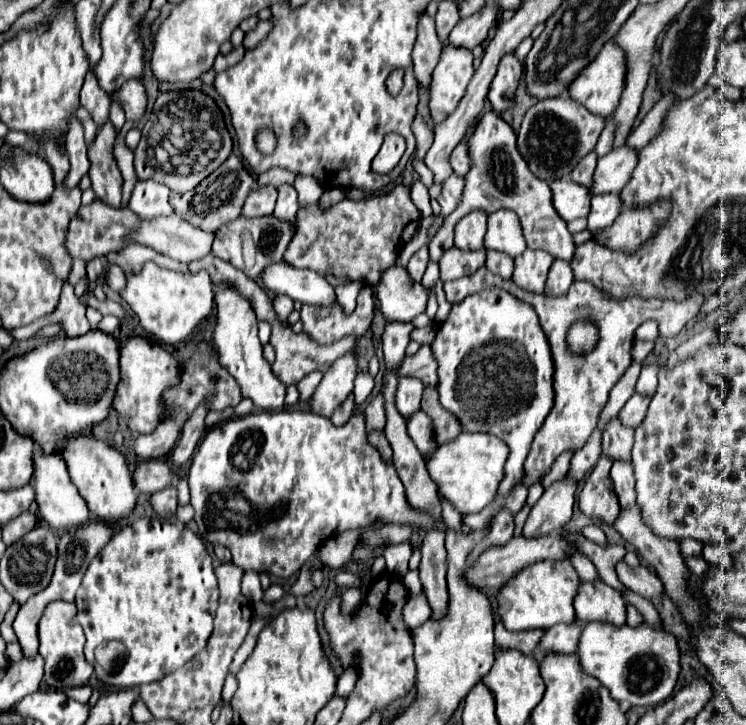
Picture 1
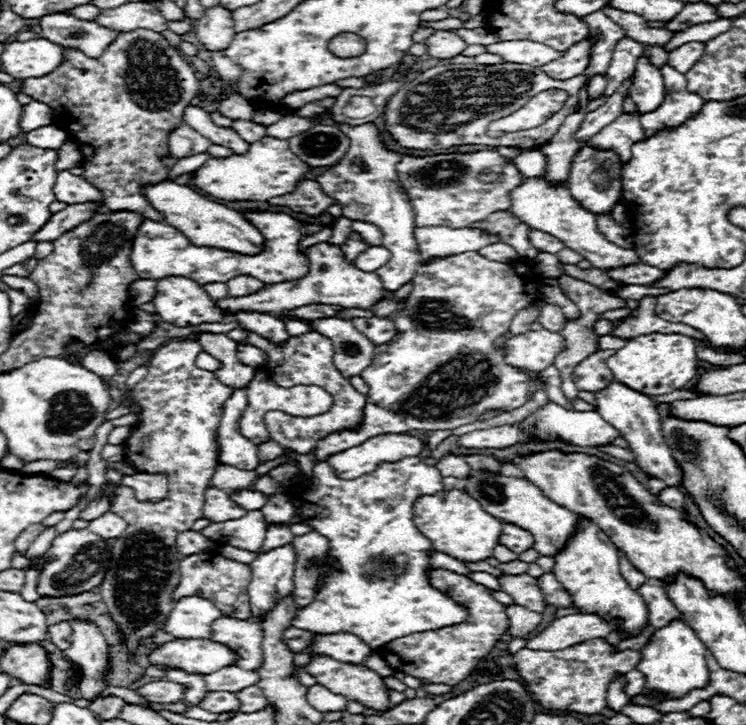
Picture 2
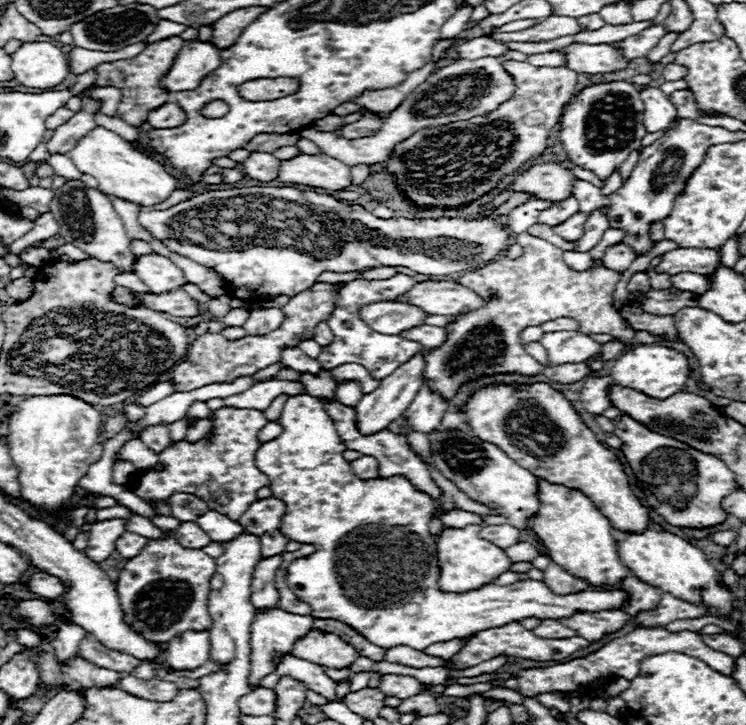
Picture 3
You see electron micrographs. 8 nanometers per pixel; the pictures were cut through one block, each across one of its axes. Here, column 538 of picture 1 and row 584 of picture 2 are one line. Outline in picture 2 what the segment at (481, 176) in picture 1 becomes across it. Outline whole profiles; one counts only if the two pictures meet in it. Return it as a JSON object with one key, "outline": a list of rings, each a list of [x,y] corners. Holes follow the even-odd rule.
{"outline":[[[194,554],[194,556],[186,556],[180,560],[180,574],[182,580],[176,586],[172,600],[180,600],[182,596],[200,596],[200,598],[208,598],[212,602],[216,602],[216,606],[220,608],[220,612],[224,616],[232,616],[232,618],[252,618],[252,610],[250,610],[250,596],[248,596],[248,586],[252,580],[252,572],[248,564],[224,558],[224,556],[210,556],[210,554]]]}

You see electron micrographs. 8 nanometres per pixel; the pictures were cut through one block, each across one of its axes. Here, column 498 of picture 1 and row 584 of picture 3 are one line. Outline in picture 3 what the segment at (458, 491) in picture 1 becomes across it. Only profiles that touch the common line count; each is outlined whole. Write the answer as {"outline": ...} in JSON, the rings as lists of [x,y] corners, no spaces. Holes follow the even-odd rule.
{"outline":[[[476,524],[476,526],[464,526],[462,530],[450,530],[444,528],[438,536],[436,536],[436,552],[438,552],[438,566],[440,566],[440,580],[438,586],[444,592],[464,592],[464,590],[474,590],[480,588],[484,584],[494,582],[494,578],[498,578],[502,572],[508,572],[512,562],[506,556],[506,552],[502,548],[498,548],[496,544],[480,538],[480,526],[484,524]]]}

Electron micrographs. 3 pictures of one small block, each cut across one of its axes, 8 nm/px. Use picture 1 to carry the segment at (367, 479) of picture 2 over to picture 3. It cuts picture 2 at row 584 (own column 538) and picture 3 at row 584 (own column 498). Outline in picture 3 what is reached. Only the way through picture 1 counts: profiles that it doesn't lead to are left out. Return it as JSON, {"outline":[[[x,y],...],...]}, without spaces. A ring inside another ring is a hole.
{"outline":[[[312,396],[288,398],[278,422],[284,426],[284,432],[260,446],[256,452],[256,466],[268,474],[272,496],[286,504],[280,524],[282,534],[289,540],[313,544],[317,548],[314,554],[294,560],[286,574],[286,582],[294,594],[310,604],[312,618],[346,622],[366,640],[384,650],[392,646],[412,646],[414,650],[424,650],[436,642],[464,638],[480,628],[519,622],[522,618],[562,618],[582,610],[612,610],[622,604],[622,590],[584,590],[578,594],[558,596],[540,580],[518,580],[504,588],[488,584],[480,590],[460,594],[440,592],[440,568],[434,564],[436,542],[428,530],[428,522],[434,512],[432,496],[416,490],[404,476],[360,480],[352,474],[350,462],[342,458],[346,446],[340,440],[332,418]]]}

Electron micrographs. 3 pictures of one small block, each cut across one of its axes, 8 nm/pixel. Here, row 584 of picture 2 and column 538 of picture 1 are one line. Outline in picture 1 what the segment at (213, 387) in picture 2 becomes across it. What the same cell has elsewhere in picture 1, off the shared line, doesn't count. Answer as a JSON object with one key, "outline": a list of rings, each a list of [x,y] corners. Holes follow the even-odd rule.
{"outline":[[[568,94],[554,96],[548,100],[538,100],[522,120],[518,132],[518,152],[528,162],[530,170],[546,182],[556,178],[566,178],[576,164],[594,150],[598,136],[604,128],[604,118],[588,112],[582,104],[570,100]]]}

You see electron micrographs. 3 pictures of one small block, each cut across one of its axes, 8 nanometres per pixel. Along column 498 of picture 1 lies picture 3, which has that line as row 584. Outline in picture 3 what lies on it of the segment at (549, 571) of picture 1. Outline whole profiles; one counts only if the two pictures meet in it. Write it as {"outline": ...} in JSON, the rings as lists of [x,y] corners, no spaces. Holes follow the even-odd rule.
{"outline":[[[538,480],[538,498],[542,502],[538,514],[530,518],[530,528],[542,540],[548,550],[548,556],[570,574],[588,580],[592,586],[614,586],[622,582],[630,570],[622,564],[612,536],[612,526],[608,518],[588,500],[580,490],[566,486],[556,486],[544,480]]]}

